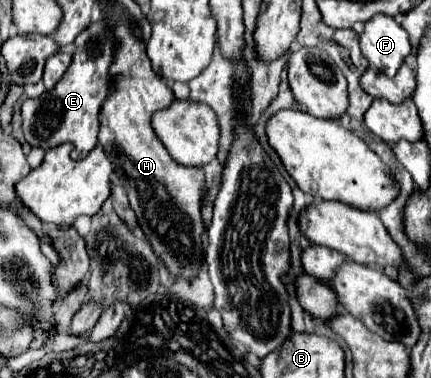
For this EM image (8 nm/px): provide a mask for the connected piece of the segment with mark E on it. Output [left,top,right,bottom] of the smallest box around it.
[21,21,113,159]

